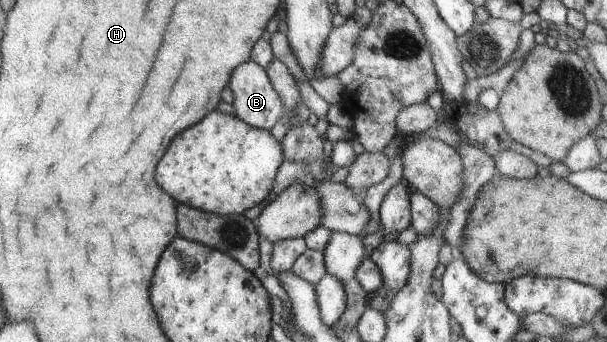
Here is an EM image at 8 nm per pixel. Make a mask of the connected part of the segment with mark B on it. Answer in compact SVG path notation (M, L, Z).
M245 62L239 66L231 76L229 88L234 96L231 114L248 126L270 132L284 115L281 98L266 70L255 62Z

